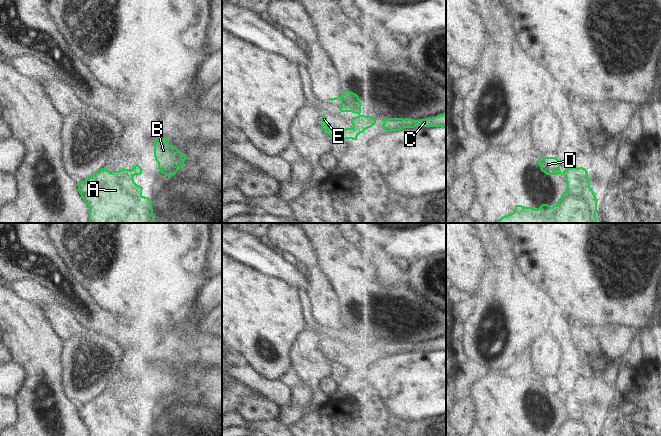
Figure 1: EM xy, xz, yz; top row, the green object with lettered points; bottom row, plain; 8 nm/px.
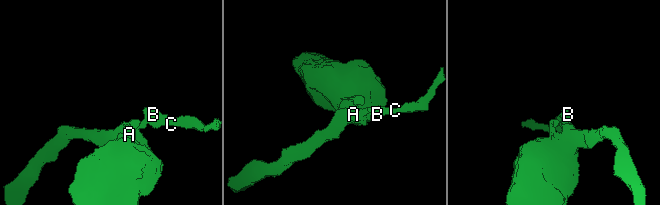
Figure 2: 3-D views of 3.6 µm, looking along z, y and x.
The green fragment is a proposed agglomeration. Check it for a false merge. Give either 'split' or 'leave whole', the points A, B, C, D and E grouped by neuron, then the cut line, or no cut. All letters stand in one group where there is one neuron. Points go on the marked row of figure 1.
leave whole | A B C D E | no cut

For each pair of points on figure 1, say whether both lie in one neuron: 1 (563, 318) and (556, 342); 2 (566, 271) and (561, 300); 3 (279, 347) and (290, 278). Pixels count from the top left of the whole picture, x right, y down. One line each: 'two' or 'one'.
1: two
2: one
3: two

